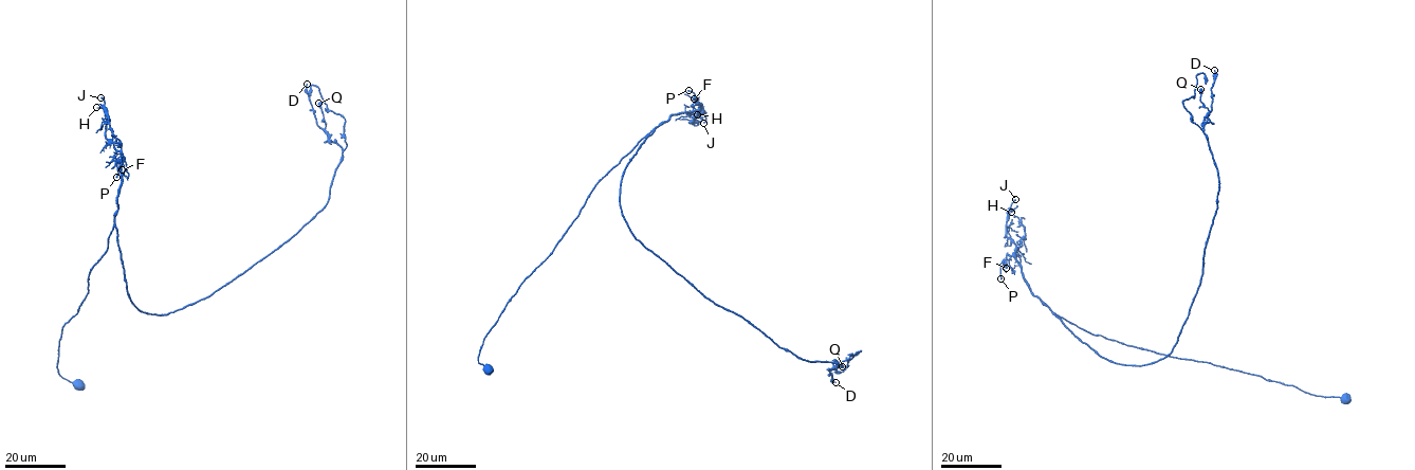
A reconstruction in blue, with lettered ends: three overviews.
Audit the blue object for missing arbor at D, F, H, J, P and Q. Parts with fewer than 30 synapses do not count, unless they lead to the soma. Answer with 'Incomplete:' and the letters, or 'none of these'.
Incomplete: none of these

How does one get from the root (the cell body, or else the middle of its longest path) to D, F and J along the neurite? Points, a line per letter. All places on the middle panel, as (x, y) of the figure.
D: (621, 185), (621, 214), (634, 236), (780, 347), (810, 362), (842, 362), (828, 371), (835, 382)
F: (621, 185), (623, 170), (640, 145), (671, 115), (698, 109), (700, 103), (694, 98)
J: (621, 185), (623, 170), (640, 145), (671, 115), (696, 110), (700, 114), (700, 106), (706, 112), (703, 123)

